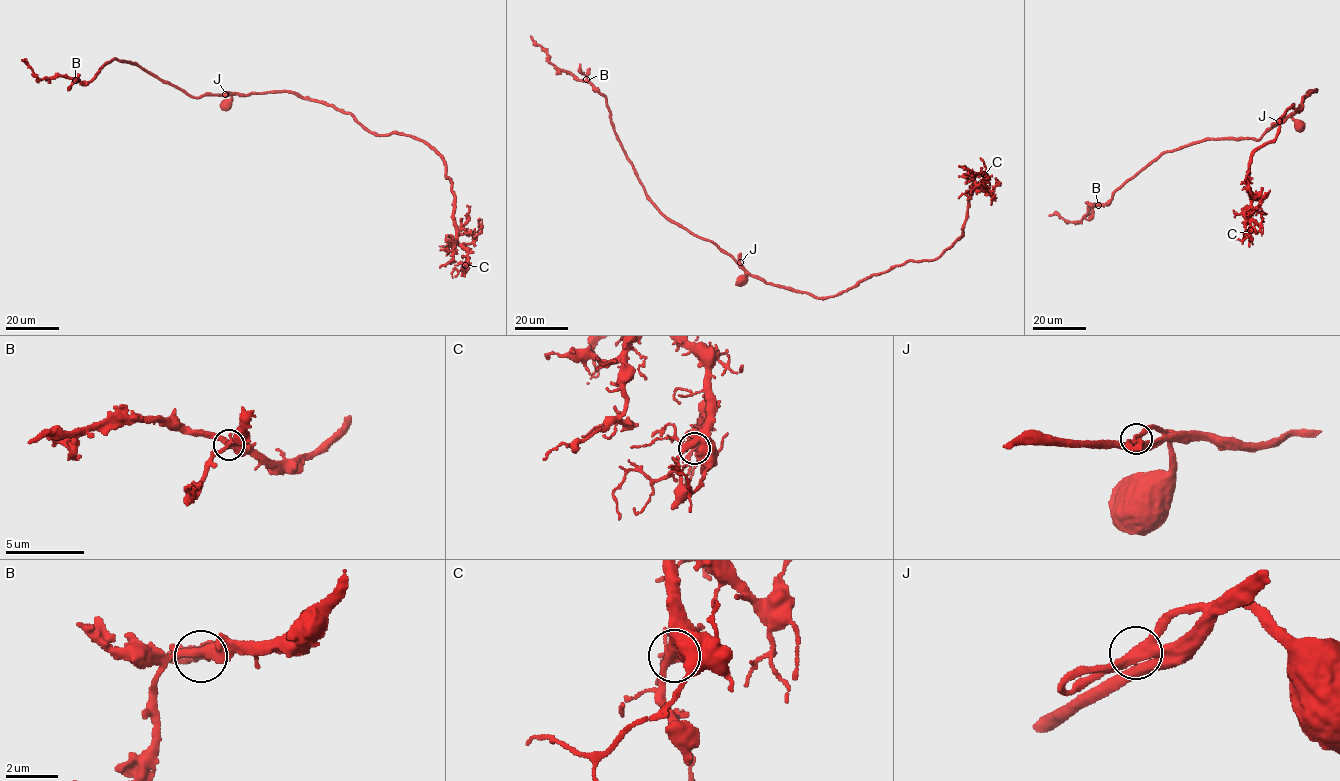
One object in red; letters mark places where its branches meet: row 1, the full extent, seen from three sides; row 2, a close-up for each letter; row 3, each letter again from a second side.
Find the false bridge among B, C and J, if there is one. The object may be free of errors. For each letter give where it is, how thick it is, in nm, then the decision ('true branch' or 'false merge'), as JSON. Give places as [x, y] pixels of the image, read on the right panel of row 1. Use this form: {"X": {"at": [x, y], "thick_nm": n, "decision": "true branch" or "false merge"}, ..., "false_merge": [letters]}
{"B": {"at": [1098, 205], "thick_nm": 360, "decision": "true branch"}, "C": {"at": [1250, 230], "thick_nm": 360, "decision": "true branch"}, "J": {"at": [1279, 121], "thick_nm": 320, "decision": "true branch"}, "false_merge": []}

